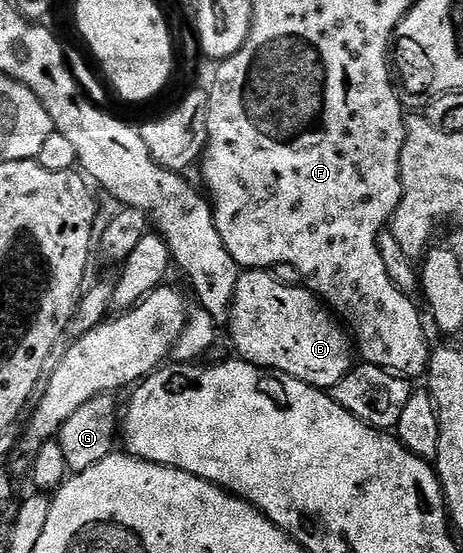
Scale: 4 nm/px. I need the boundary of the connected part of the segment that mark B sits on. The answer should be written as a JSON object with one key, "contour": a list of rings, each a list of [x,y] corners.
{"contour":[[[268,270],[241,271],[226,331],[232,335],[235,355],[239,359],[282,376],[293,376],[315,388],[335,388],[354,366],[353,341],[345,325],[325,307],[320,297],[315,292],[308,291],[307,287],[283,284]]]}

